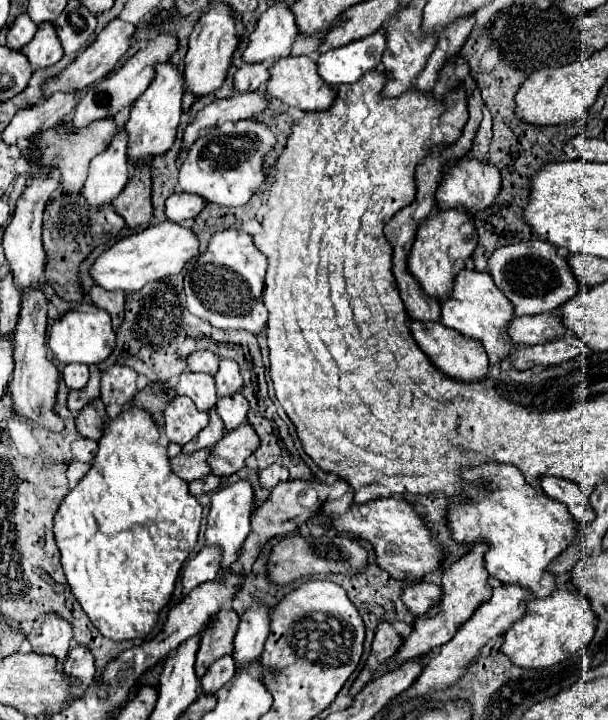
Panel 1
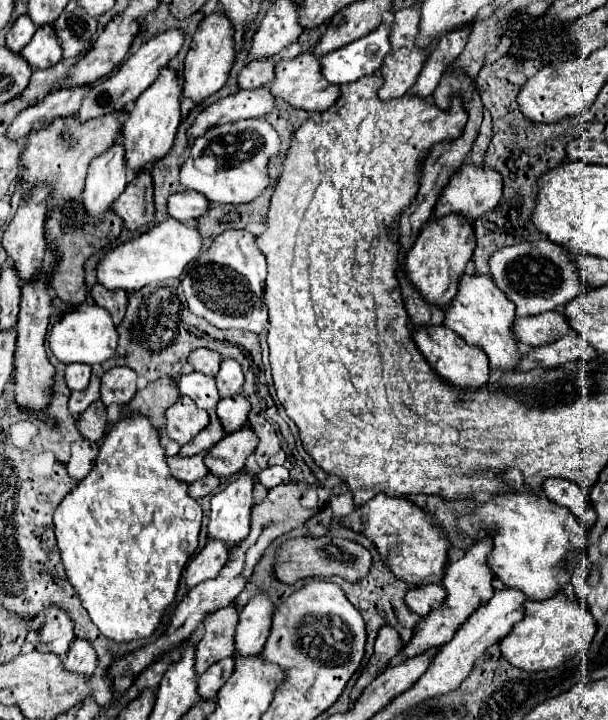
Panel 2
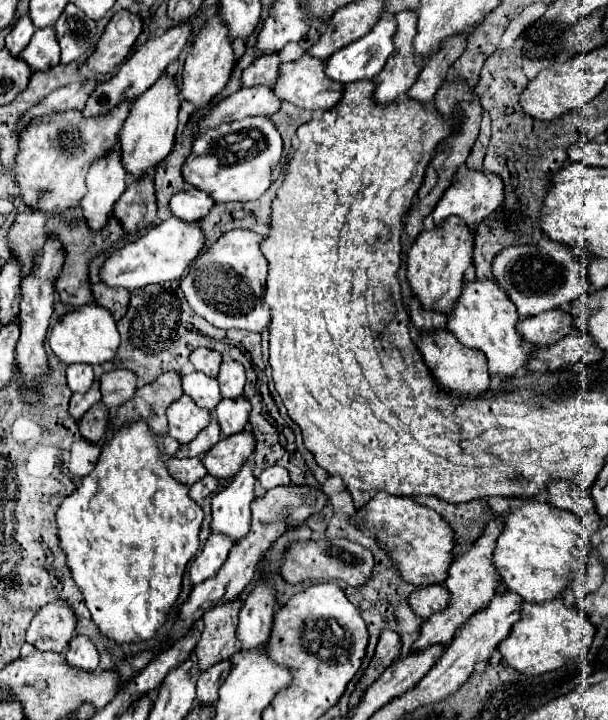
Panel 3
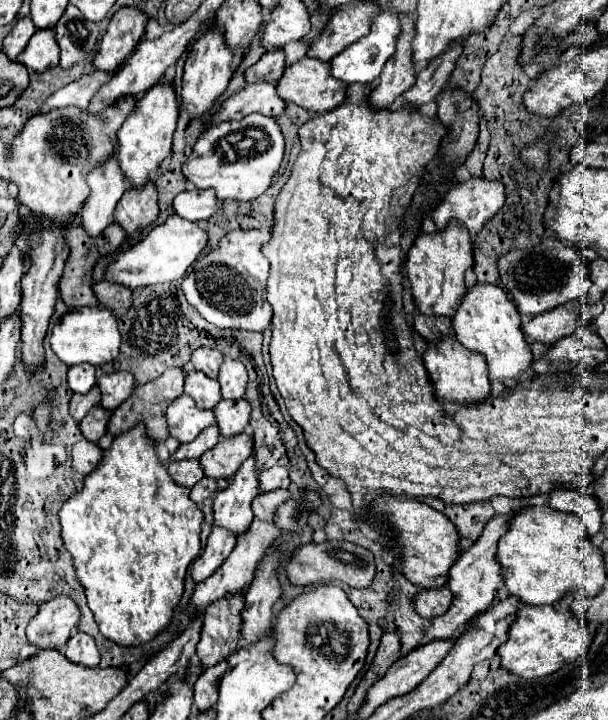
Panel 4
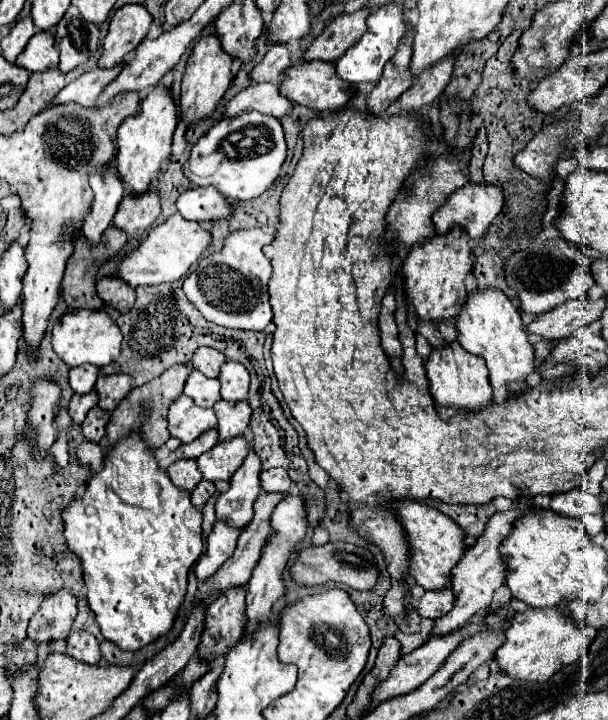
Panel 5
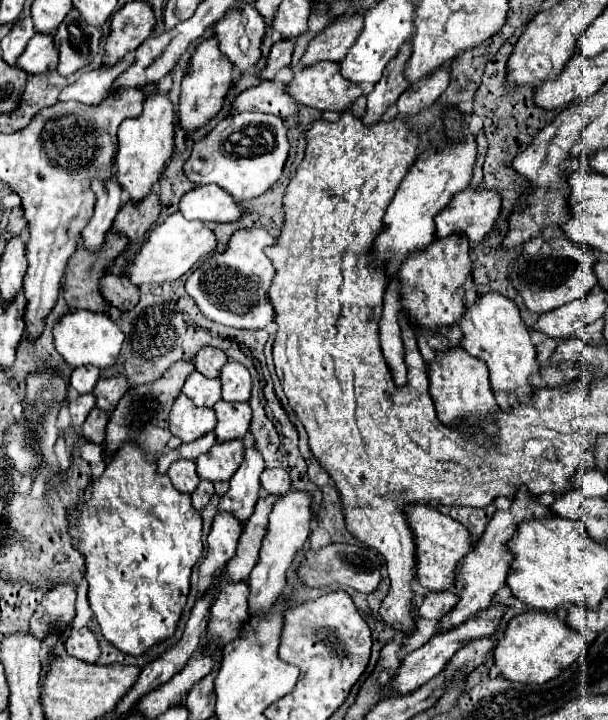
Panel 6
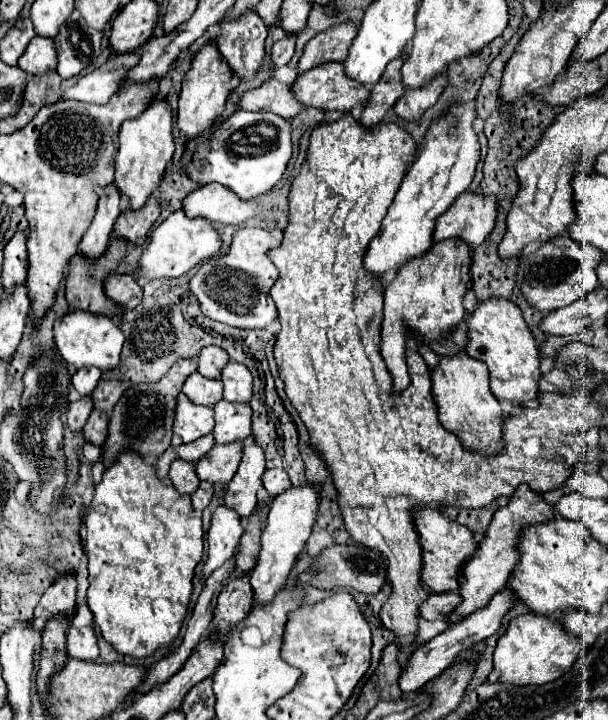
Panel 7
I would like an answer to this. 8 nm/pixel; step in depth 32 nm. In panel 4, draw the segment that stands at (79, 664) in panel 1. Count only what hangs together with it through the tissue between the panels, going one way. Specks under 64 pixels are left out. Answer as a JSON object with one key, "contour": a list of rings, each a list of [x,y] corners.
{"contour":[[[74,630],[72,636],[66,642],[66,658],[74,660],[84,666],[98,666],[100,662],[100,650],[90,634],[84,634],[80,630]]]}

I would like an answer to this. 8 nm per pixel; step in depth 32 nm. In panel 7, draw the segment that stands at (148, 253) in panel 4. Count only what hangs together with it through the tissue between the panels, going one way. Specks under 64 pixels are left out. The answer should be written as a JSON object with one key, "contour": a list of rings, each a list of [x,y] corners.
{"contour":[[[176,210],[152,232],[152,240],[148,242],[140,258],[142,272],[136,276],[136,280],[138,278],[164,278],[164,276],[178,278],[190,268],[194,268],[198,262],[220,256],[220,250],[222,250],[222,238],[218,230],[214,228],[214,222],[206,218],[188,218],[184,210]]]}

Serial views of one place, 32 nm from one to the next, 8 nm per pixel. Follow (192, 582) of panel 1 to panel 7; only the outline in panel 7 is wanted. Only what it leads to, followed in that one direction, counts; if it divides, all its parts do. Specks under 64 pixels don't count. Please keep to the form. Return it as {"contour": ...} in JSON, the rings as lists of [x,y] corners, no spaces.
{"contour":[[[218,506],[212,514],[212,526],[208,530],[208,560],[204,564],[204,576],[210,576],[218,566],[230,560],[240,544],[244,528],[240,526],[238,512],[228,506]]]}

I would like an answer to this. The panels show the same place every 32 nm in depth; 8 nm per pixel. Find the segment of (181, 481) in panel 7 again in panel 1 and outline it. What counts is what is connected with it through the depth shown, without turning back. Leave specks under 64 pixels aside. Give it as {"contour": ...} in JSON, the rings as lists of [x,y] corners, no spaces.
{"contour":[[[202,450],[202,452],[194,452],[190,456],[186,454],[178,454],[174,458],[170,458],[170,468],[172,472],[186,480],[186,482],[192,482],[192,480],[198,480],[198,478],[204,478],[210,474],[210,466],[206,464],[206,458],[208,458],[210,450]]]}

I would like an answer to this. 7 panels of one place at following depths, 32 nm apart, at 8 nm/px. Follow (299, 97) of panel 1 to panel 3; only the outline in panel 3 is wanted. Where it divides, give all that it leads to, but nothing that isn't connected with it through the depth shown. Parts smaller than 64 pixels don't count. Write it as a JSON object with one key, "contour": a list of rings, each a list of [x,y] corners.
{"contour":[[[304,54],[300,60],[296,62],[290,62],[290,64],[282,64],[280,68],[280,76],[278,76],[278,82],[274,84],[274,94],[280,98],[280,100],[288,100],[304,110],[320,110],[320,112],[326,112],[330,108],[334,108],[340,100],[342,100],[342,94],[344,94],[344,84],[342,82],[334,82],[326,76],[326,64],[318,58],[312,58],[310,54]]]}

